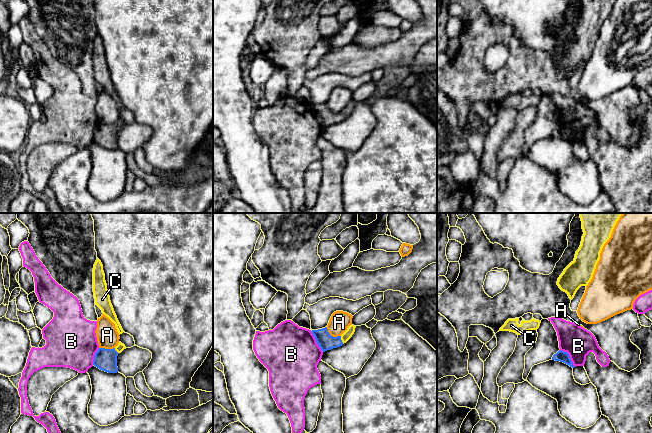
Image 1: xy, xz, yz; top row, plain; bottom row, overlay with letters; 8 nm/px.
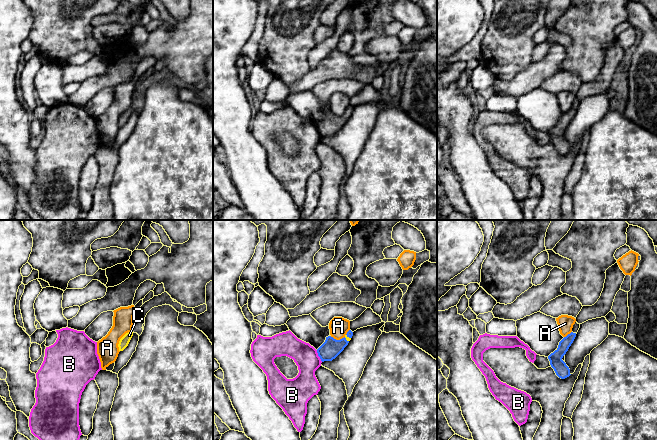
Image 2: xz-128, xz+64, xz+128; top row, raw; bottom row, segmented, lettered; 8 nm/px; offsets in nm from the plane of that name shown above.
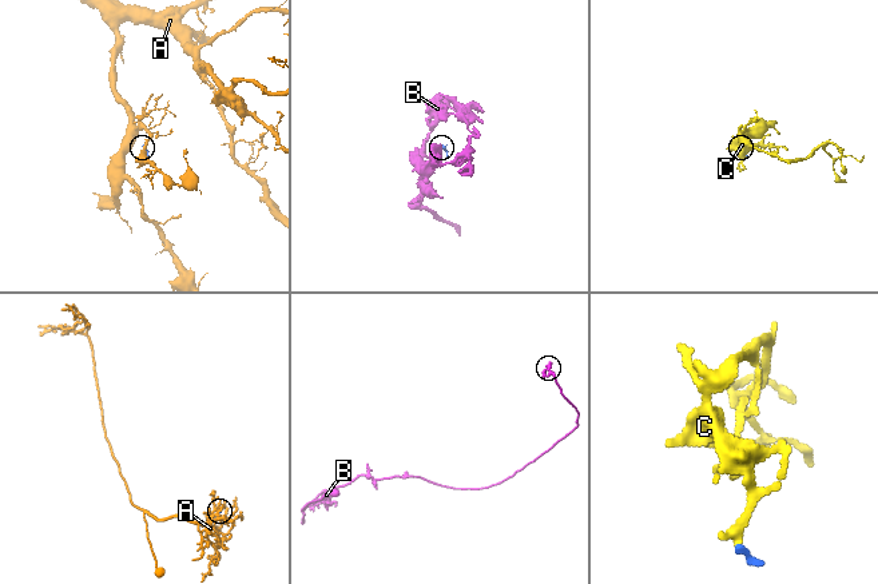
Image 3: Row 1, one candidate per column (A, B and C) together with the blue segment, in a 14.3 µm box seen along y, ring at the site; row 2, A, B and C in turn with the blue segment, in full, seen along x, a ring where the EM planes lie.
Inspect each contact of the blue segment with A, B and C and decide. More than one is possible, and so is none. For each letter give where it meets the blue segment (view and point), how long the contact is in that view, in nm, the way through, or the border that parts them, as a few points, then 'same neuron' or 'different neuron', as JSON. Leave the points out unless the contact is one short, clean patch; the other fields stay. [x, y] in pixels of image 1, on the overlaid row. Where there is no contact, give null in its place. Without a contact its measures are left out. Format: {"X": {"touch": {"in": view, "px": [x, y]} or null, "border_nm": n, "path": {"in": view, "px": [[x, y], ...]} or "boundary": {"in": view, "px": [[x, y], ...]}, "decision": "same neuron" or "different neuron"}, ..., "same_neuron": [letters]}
{"A": {"touch": {"in": "xz", "px": [332, 336]}, "border_nm": 140, "boundary": {"in": "xz", "px": [[326, 327], [331, 335], [340, 336]]}, "decision": "different neuron"}, "B": {"touch": {"in": "yz", "px": [569, 356]}, "border_nm": 180, "boundary": {"in": "yz", "px": [[560, 349], [568, 354], [574, 366]]}, "decision": "different neuron"}, "C": {"touch": {"in": "xz", "px": [341, 340]}, "border_nm": 70, "path": {"in": "xz", "px": [[323, 338], [325, 340], [341, 340], [349, 332]]}, "decision": "same neuron"}, "same_neuron": ["C"]}

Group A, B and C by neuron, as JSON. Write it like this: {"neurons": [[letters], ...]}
{"neurons": [["A"], ["B"], ["C"]]}

